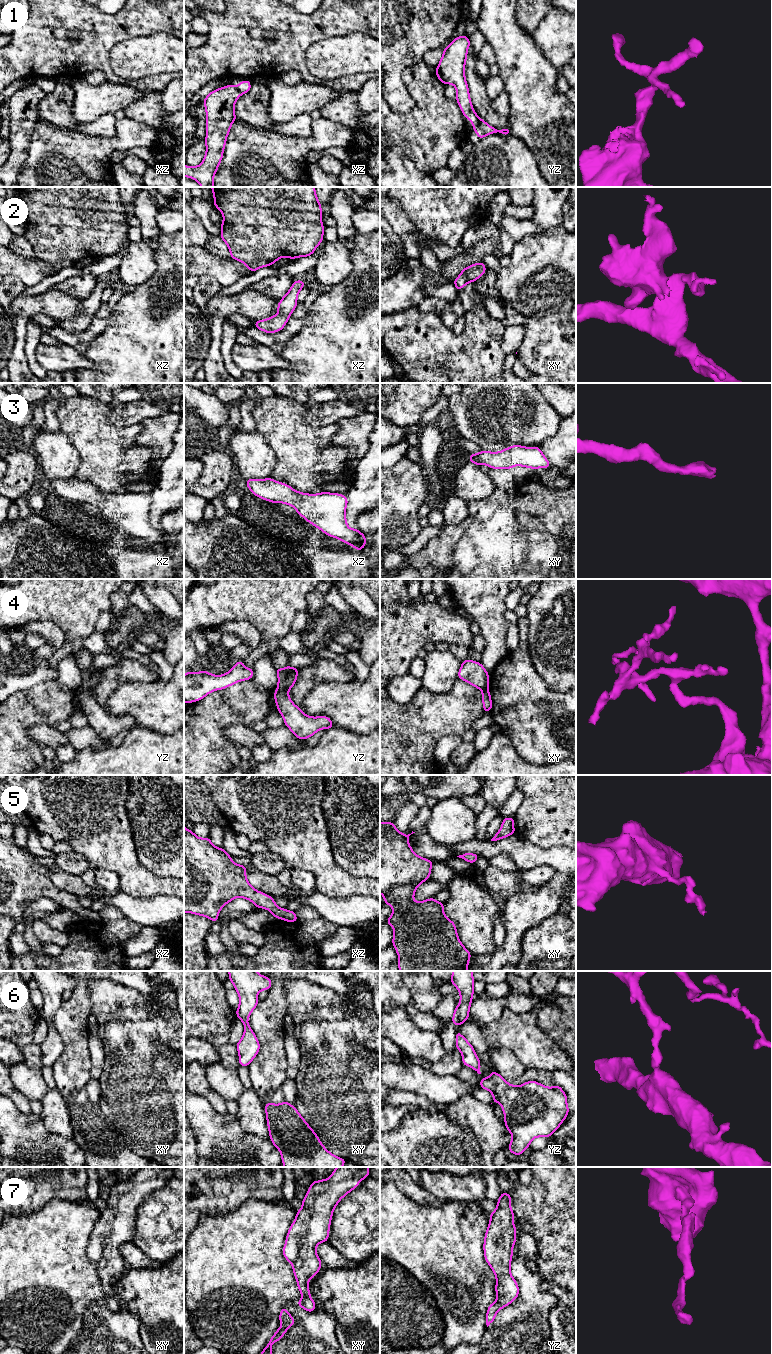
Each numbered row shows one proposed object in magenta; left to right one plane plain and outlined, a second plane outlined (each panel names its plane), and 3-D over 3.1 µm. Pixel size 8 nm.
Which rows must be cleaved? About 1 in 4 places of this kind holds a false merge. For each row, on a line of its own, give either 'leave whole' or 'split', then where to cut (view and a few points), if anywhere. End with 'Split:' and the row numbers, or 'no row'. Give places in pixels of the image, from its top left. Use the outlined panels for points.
1: split; cut in yz along (479, 118), (474, 128)
2: leave whole; no cut
3: leave whole; no cut
4: split; cut in yz along (277, 689), (287, 691)
5: leave whole; no cut
6: leave whole; no cut
7: leave whole; no cut
Split: 1, 4

